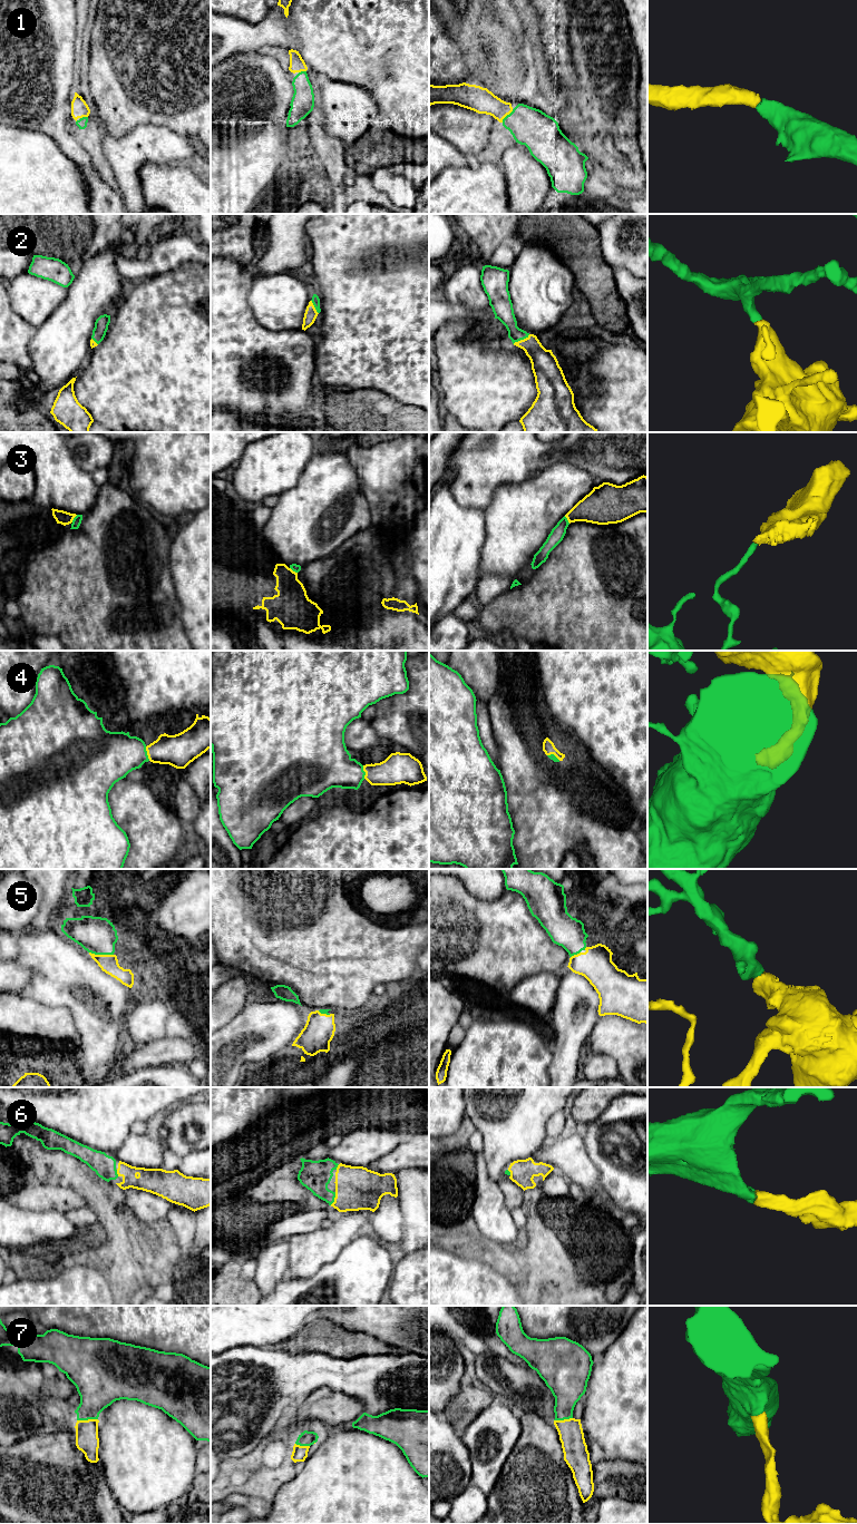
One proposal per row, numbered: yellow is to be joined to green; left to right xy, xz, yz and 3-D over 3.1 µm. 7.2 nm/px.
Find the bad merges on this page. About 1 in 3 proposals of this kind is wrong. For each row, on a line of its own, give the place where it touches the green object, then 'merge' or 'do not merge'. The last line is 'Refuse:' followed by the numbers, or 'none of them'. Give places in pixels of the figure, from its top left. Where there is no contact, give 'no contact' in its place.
1: meets green in yz at (506, 116); merge
2: meets green in yz at (520, 339); merge
3: meets green in xy at (74, 518); do not merge
4: meets green in xy at (146, 753); merge
5: meets green in xy at (101, 954); merge
6: meets green in xz at (333, 1199); merge
7: meets green in xy at (87, 1419); merge
Refuse: 3

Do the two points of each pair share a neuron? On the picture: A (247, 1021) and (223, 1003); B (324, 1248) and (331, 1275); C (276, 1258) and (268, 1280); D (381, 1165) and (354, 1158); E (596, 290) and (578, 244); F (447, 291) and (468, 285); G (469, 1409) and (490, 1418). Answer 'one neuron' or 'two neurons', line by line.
A: two neurons
B: two neurons
C: one neuron
D: two neurons
E: one neuron
F: one neuron
G: two neurons

